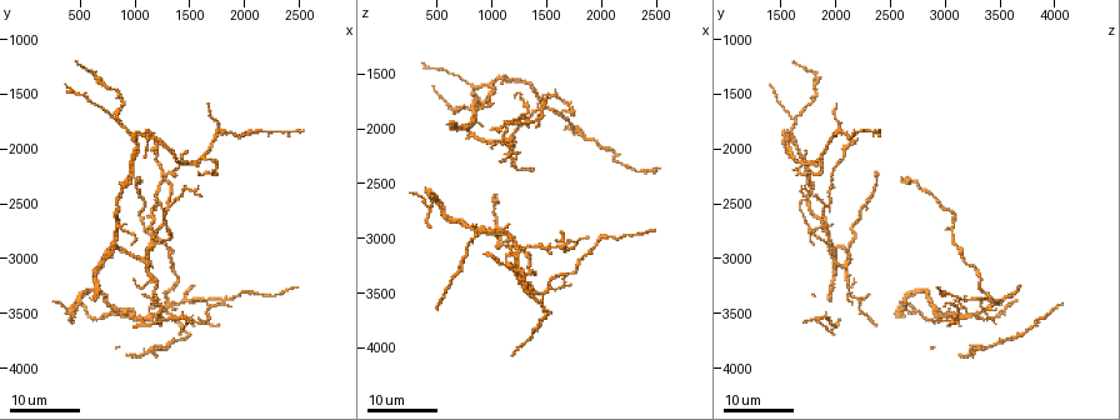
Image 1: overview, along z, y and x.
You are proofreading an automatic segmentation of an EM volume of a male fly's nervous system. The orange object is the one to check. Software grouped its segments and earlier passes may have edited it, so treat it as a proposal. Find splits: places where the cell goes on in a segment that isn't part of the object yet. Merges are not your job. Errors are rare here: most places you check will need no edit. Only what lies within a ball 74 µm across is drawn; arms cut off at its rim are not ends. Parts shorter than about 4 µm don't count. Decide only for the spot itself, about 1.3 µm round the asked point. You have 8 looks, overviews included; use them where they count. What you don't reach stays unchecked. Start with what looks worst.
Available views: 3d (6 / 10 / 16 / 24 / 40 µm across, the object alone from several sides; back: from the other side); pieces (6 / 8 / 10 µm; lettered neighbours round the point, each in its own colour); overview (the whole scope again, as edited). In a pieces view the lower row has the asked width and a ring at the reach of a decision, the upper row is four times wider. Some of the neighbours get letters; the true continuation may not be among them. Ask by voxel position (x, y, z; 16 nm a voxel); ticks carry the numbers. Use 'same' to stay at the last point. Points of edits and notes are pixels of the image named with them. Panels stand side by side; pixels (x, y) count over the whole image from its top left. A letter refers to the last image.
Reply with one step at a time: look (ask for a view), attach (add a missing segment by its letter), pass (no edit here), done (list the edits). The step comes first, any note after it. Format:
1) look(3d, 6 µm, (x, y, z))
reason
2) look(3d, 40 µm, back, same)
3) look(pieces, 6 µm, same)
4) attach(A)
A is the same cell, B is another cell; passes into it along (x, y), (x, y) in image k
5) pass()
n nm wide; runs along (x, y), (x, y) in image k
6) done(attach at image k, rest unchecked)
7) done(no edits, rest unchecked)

look(3d, 24 µm, (1520, 3240, 3680))
branch stops here

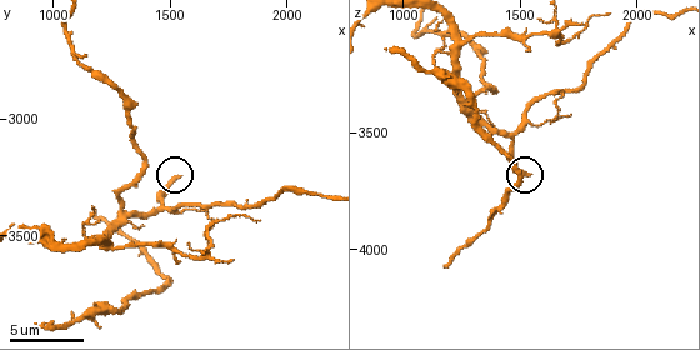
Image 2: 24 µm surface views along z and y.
look(pieces, 6 µm, (1530, 3250, 3680))

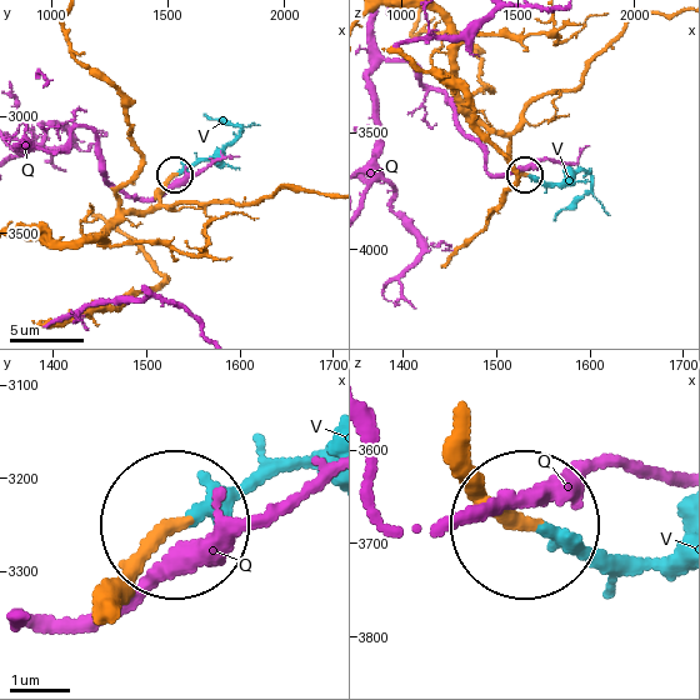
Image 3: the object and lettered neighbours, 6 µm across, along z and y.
attach(V)
V is the same cell, Q is another cell; the cell continues

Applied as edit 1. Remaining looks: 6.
look(overview)

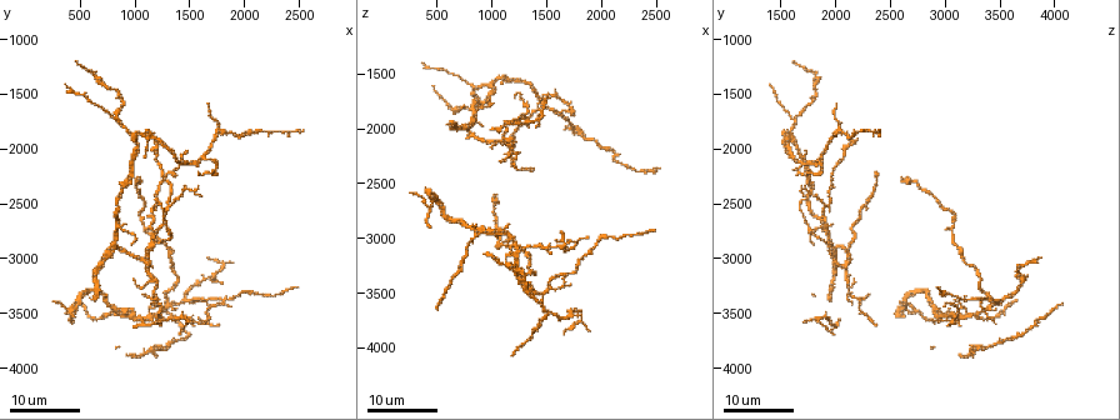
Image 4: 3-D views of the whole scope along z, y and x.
look(3d, 24 µm, (1160, 3440, 4080))
branch stops here

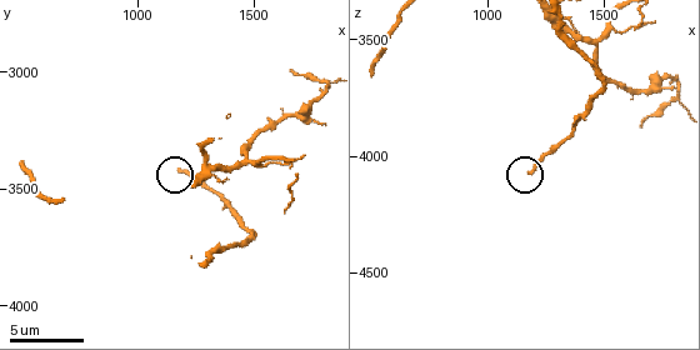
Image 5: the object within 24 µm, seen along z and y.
look(pieces, 10 µm, (1180, 3410, 4070))
see the neighbours

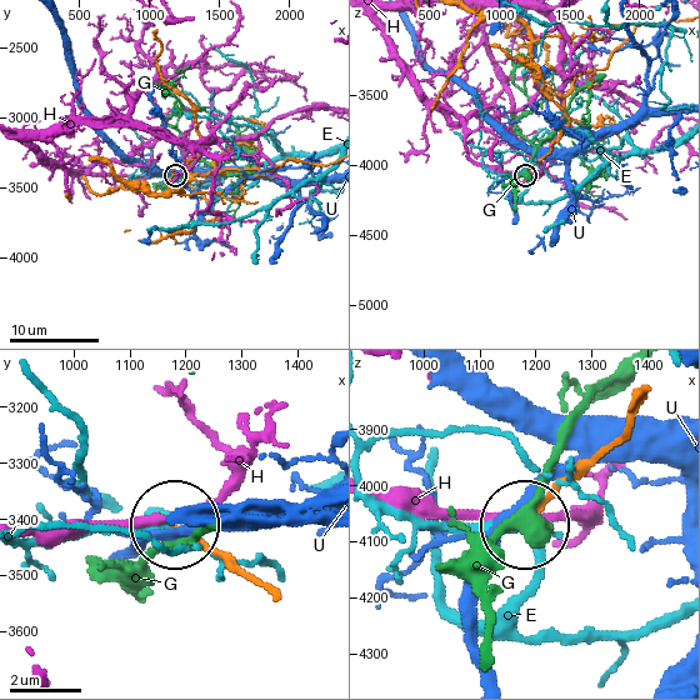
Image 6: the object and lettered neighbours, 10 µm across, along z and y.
pass()
E, G, H and U are other cells; none of them fits

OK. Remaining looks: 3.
look(3d, 24 µm, (2500, 3240, 2940))

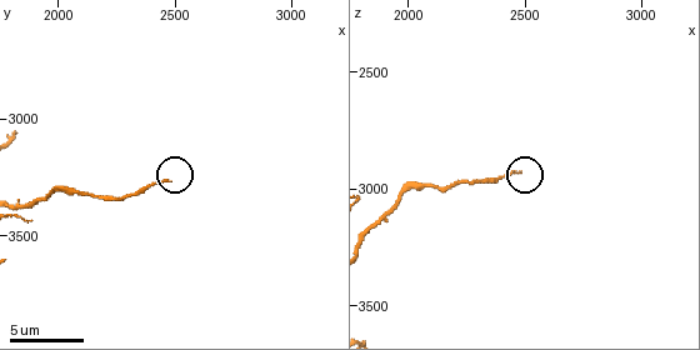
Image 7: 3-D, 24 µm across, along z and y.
look(pieces, 6 µm, (2480, 3270, 2940))

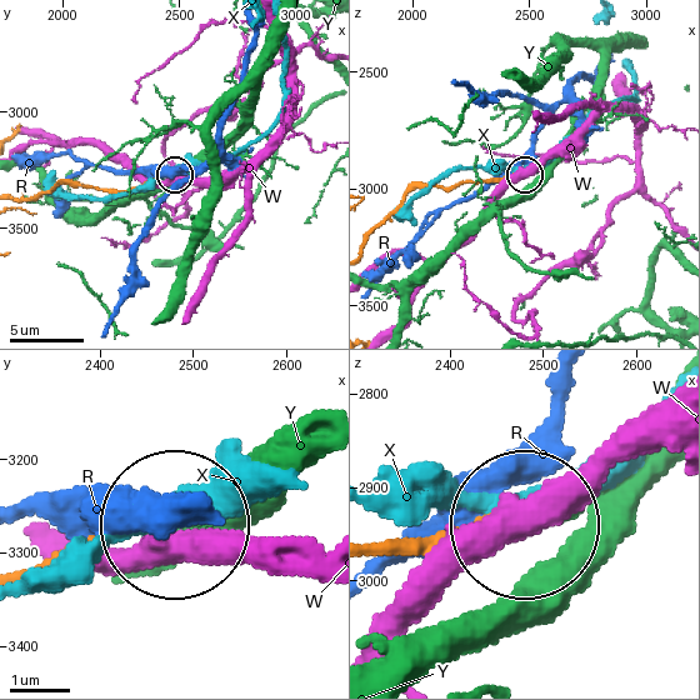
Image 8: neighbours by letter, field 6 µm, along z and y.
pass()
120 nm wide; R, W, X and Y are other cells; none of them fits

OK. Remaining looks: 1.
done(attach at image 3, rest unchecked)

